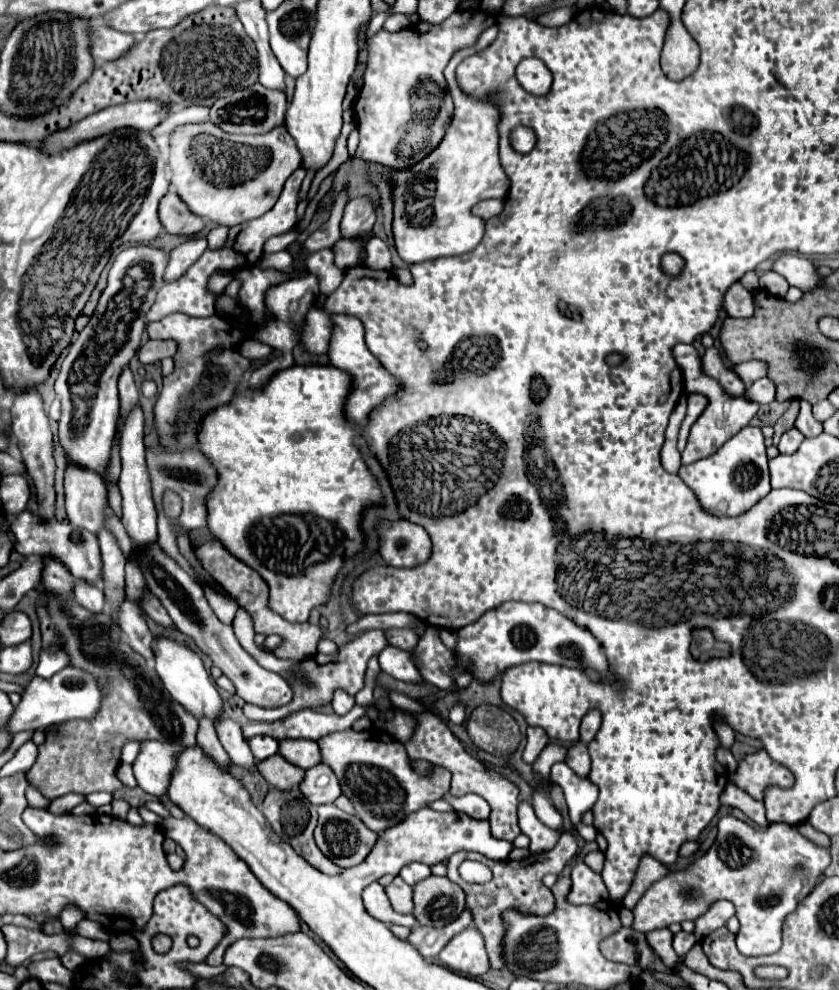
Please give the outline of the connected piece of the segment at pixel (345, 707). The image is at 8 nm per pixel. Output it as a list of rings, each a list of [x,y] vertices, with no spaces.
[[[336,689],[334,697],[332,697],[332,707],[338,715],[346,715],[354,707],[354,697],[346,695],[346,691],[342,691],[342,689]]]

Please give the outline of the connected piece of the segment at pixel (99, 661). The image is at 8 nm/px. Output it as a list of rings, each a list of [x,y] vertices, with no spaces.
[[[48,589],[42,591],[48,601],[46,605],[36,601],[36,613],[42,629],[42,649],[60,643],[70,657],[70,665],[86,669],[88,673],[94,673],[94,677],[102,677],[102,681],[110,681],[112,687],[110,693],[106,693],[106,701],[102,701],[102,709],[98,709],[98,713],[90,721],[64,721],[58,723],[54,729],[46,731],[46,741],[38,745],[38,759],[26,773],[30,785],[34,785],[46,799],[56,799],[66,793],[114,793],[124,787],[122,781],[116,777],[116,769],[120,765],[120,751],[128,741],[158,739],[182,743],[186,747],[196,745],[198,719],[194,719],[192,713],[186,713],[186,709],[182,709],[182,705],[178,705],[178,701],[174,701],[170,693],[166,693],[156,669],[128,645],[128,639],[122,629],[114,625],[114,621],[110,621],[106,613],[98,613],[98,617],[94,617],[94,613],[86,613],[86,609],[82,609],[76,601],[58,601],[58,597],[50,597]]]

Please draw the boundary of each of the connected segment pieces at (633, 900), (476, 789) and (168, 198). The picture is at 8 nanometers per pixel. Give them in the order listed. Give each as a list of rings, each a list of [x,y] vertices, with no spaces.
[[[644,855],[640,859],[640,865],[636,869],[636,875],[634,875],[634,881],[632,881],[632,889],[624,895],[622,899],[622,905],[626,909],[634,909],[634,905],[640,901],[640,897],[646,893],[646,889],[656,883],[658,879],[662,879],[664,875],[668,875],[670,869],[666,869],[662,863],[658,863],[654,857],[650,855]]]
[[[426,709],[426,711],[420,711],[420,713],[412,713],[412,717],[416,721],[414,735],[412,735],[410,741],[404,743],[404,747],[408,751],[408,757],[410,759],[426,759],[434,765],[442,765],[442,767],[450,769],[450,773],[452,773],[450,795],[462,797],[466,793],[476,793],[476,795],[484,797],[491,807],[489,823],[492,837],[514,841],[520,835],[520,827],[518,827],[518,793],[520,791],[518,791],[518,787],[510,779],[502,777],[498,771],[484,767],[478,759],[468,755],[464,745],[448,729],[446,721],[440,719],[440,715]]]
[[[166,193],[160,201],[160,219],[166,231],[172,235],[194,237],[206,227],[204,219],[194,215],[176,193]]]

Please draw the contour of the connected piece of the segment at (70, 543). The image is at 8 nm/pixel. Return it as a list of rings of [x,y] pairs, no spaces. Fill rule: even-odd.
[[[24,509],[16,515],[16,519],[10,525],[10,531],[14,533],[14,549],[22,553],[22,557],[40,555],[42,559],[54,557],[62,561],[74,573],[74,577],[80,577],[90,583],[98,583],[102,577],[102,561],[100,561],[100,547],[96,535],[88,533],[86,529],[72,527],[70,523],[58,523],[58,521],[46,521],[42,517],[36,517],[32,511]]]

